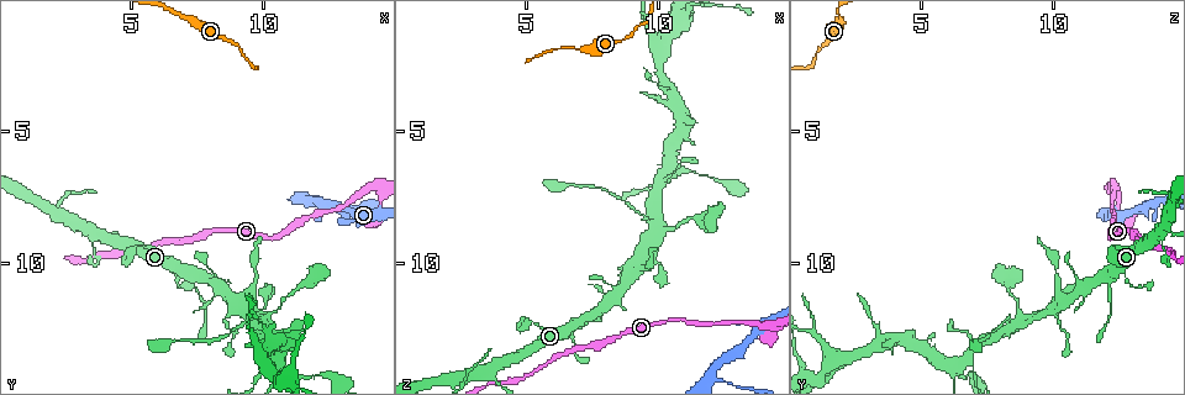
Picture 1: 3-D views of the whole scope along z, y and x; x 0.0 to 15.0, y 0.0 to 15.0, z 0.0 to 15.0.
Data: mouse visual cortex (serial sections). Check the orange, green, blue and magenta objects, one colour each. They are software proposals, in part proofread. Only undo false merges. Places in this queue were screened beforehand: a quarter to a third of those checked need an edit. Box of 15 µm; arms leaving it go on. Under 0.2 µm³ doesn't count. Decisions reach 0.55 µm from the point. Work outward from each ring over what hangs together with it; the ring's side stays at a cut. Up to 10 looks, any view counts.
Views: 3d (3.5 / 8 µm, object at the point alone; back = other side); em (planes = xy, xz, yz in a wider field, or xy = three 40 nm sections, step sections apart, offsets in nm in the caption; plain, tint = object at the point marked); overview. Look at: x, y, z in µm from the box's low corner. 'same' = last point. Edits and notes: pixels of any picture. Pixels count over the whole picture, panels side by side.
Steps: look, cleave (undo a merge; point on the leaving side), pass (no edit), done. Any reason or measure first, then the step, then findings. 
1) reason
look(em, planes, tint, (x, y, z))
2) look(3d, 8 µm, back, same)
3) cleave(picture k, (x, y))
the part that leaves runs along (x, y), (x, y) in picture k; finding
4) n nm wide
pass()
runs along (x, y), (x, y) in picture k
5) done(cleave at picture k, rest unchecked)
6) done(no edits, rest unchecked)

look(3d, 3.5 µm, back, (10.7, 14.2, 6.5))

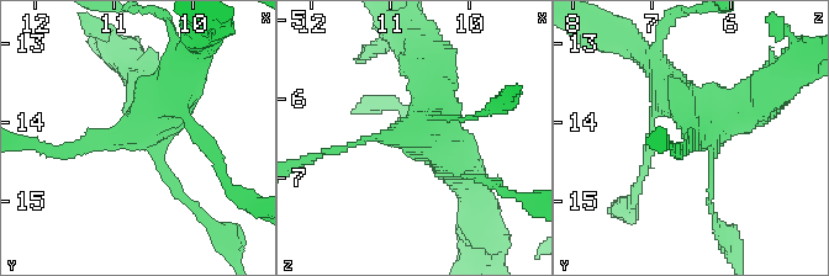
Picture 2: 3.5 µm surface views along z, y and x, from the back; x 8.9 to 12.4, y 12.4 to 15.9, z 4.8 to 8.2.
now the EM
look(em, xy, step 1, tint, (10.65, 14.10, 6.45))

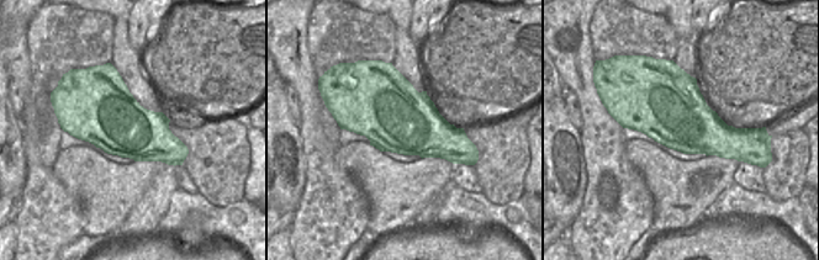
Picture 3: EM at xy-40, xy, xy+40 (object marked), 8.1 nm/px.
550 nm wide
pass()
runs along (469, 179), (438, 144), (423, 56) in picture 2; one cell here

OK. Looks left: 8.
abrupt turn
look(3d, 3.5 µm, back, (14.4, 7.1, 12.3))

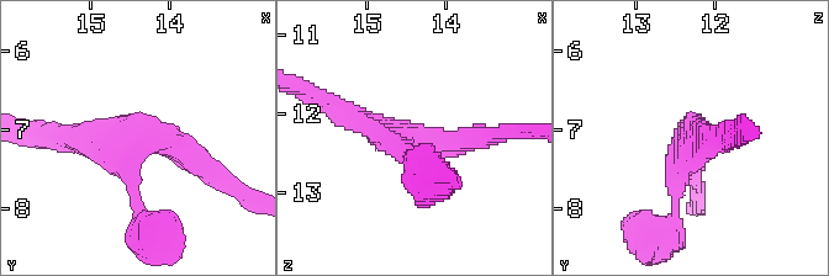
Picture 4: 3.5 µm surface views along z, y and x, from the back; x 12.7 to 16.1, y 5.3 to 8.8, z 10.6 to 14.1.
look(em, planes, tint, (14.35, 7.10, 12.35))

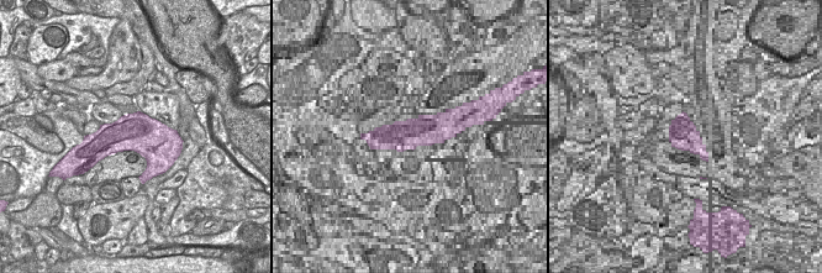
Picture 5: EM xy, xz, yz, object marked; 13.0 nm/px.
pass()
runs along (211, 174), (136, 139), (140, 212) in picture 4; continuous, no second cell

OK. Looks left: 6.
a fork
look(3d, 3.5 µm, (9.9, 13.6, 1.8))

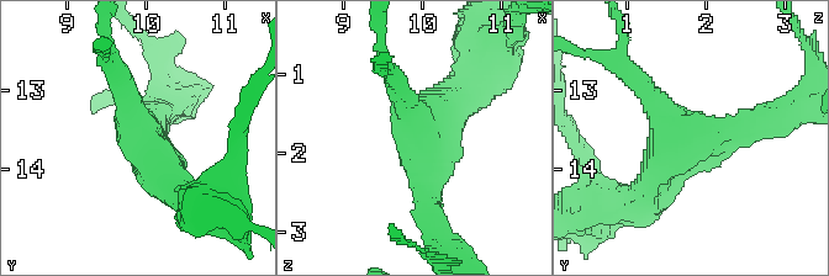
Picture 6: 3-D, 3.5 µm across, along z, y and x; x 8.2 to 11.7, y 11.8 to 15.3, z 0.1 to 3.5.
look(em, planes, tint, (10.05, 13.60, 1.95))

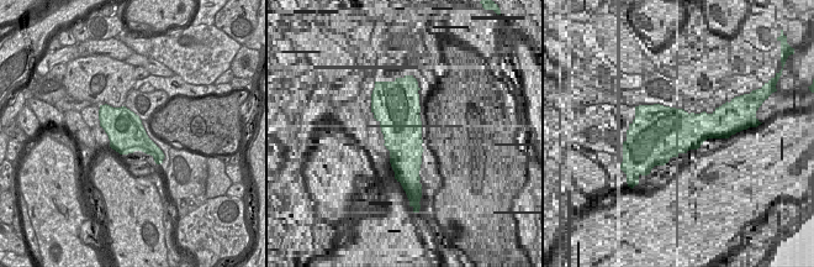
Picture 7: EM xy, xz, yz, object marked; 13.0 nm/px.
look(em, xy, step 5, tint, same)

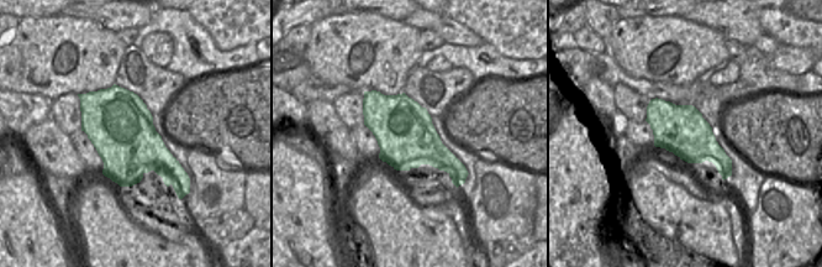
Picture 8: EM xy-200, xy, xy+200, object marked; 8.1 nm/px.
pass()
one cell here

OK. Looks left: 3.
sharp bend
look(3d, 3.5 µm, (3.5, 8.9, 14.1))

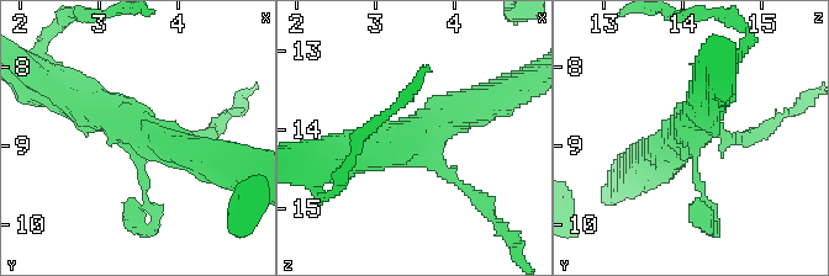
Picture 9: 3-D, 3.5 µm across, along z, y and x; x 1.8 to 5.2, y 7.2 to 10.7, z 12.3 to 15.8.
look(em, planes, tint, (3.55, 8.85, 14.10))

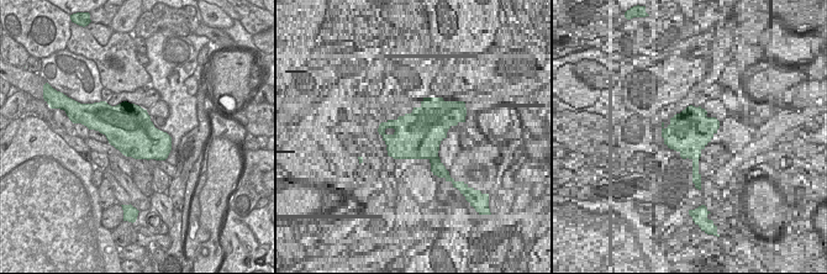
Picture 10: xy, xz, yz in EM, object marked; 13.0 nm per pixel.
another direction
look(em, xy, step 2, tint, same)

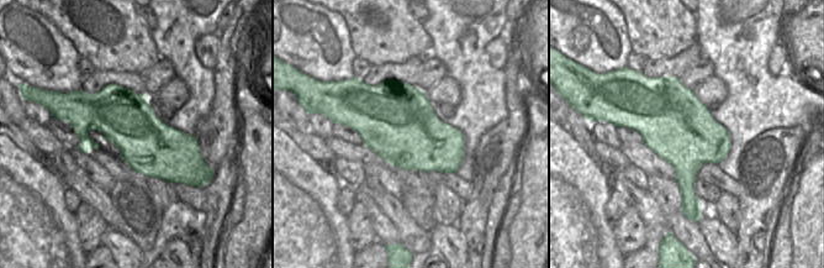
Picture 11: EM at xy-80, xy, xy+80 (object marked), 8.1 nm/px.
pass()
runs along (489, 100), (348, 159) in picture 9; continuous, no second cell

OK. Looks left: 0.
done(no edits, rest unchecked)

